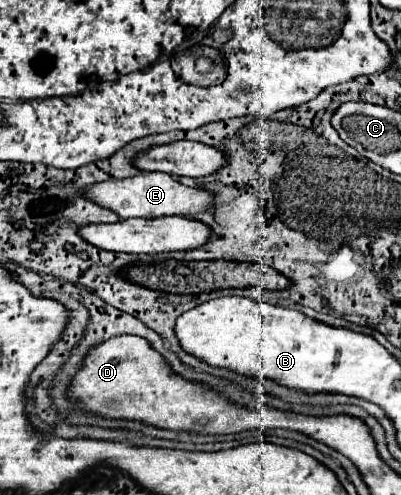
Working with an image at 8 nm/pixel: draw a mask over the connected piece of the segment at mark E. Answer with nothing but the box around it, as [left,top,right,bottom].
[84,172,214,218]

